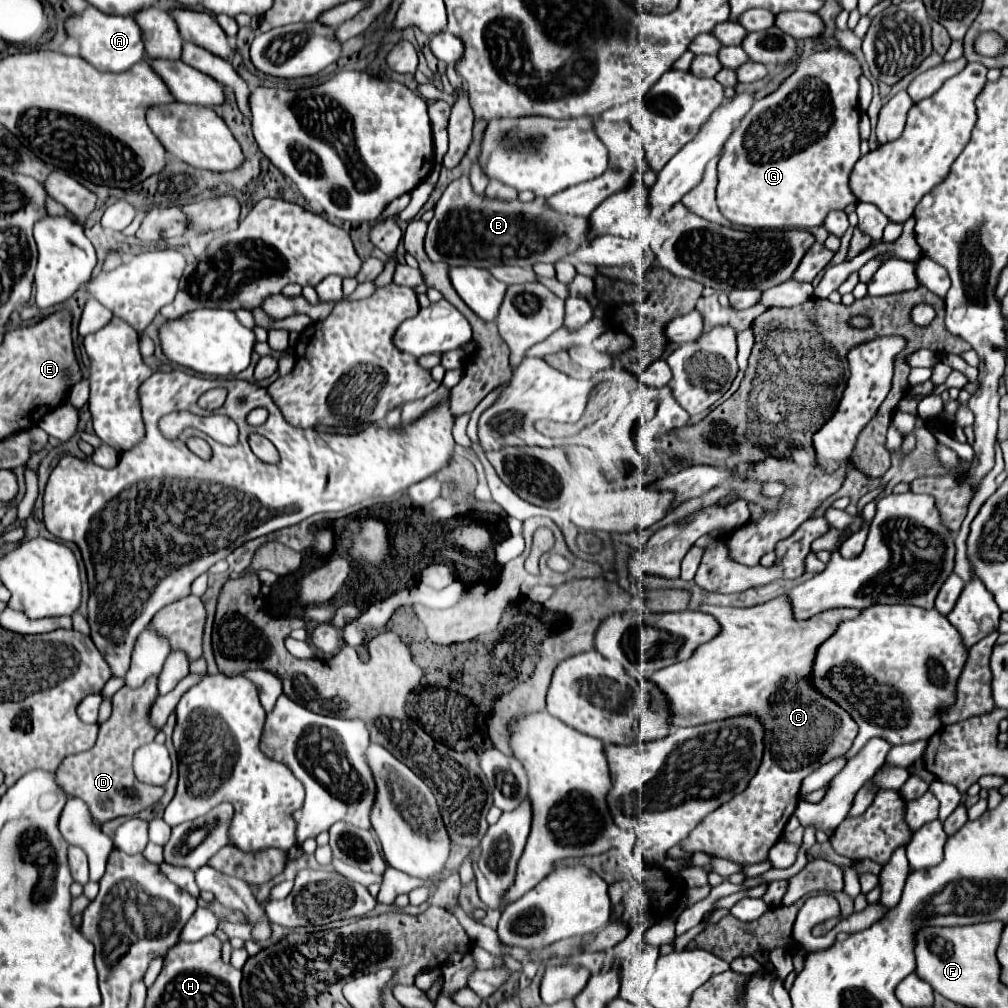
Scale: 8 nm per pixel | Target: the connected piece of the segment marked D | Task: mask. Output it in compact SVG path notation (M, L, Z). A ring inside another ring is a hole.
M149 678L137 690L123 686L113 696L111 718L99 726L99 738L95 746L75 756L67 756L55 774L57 784L61 786L61 790L65 790L67 796L81 796L81 800L89 806L95 826L103 826L105 822L119 816L135 816L163 796L163 788L139 782L131 766L133 752L139 746L149 744L157 734L157 730L149 724L149 706L155 698L157 678Z

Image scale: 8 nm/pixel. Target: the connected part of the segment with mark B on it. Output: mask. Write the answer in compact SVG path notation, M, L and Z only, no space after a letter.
M461 176L447 186L435 204L435 216L425 236L425 252L433 262L443 260L449 266L471 264L489 268L509 264L531 268L537 262L555 264L589 244L593 238L585 238L585 230L589 230L587 216L553 214L543 198L535 198L533 202L487 198L485 194L475 194L469 178Z

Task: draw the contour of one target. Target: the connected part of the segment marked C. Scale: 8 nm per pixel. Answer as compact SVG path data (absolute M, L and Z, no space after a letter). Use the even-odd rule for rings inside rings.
M785 596L773 598L765 604L751 608L721 608L701 604L699 610L717 618L721 626L717 638L713 638L713 642L705 642L705 646L699 646L685 662L677 662L647 676L667 696L671 726L673 728L695 726L751 712L761 718L767 736L765 736L763 762L755 778L751 778L749 786L733 800L729 800L725 806L719 806L717 810L713 810L713 814L707 814L697 824L697 830L693 830L693 834L689 834L689 838L681 842L681 848L687 854L705 852L711 858L725 858L741 866L757 864L767 860L769 848L781 838L787 820L793 816L795 806L799 802L799 788L803 778L809 776L821 764L845 754L859 732L855 720L835 702L823 698L817 690L813 690L809 682L809 672L817 646L837 630L839 622L855 618L859 610L835 608L825 610L809 620L795 620L791 614L789 600Z

